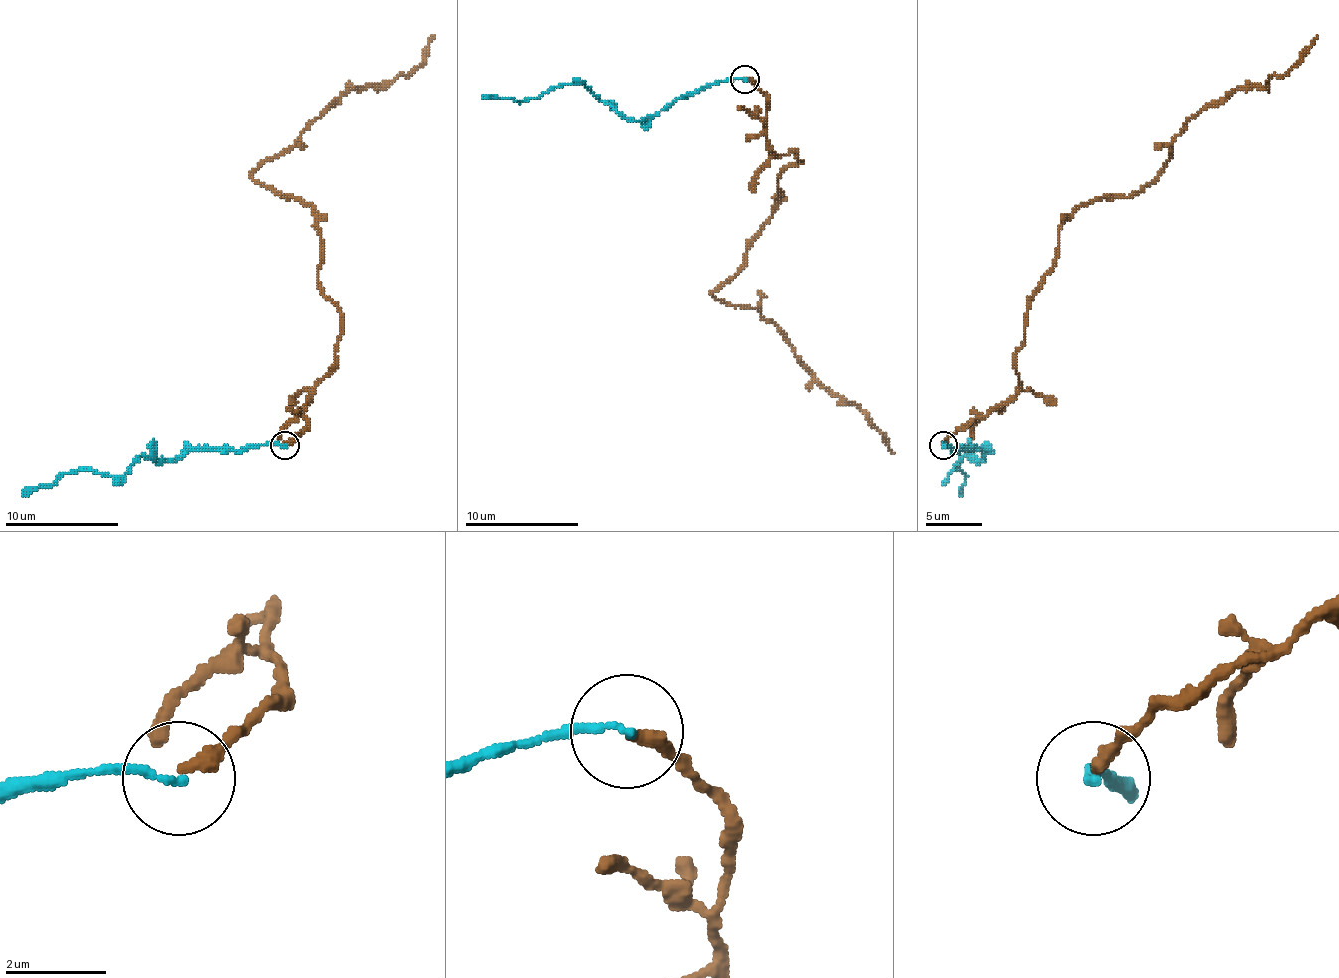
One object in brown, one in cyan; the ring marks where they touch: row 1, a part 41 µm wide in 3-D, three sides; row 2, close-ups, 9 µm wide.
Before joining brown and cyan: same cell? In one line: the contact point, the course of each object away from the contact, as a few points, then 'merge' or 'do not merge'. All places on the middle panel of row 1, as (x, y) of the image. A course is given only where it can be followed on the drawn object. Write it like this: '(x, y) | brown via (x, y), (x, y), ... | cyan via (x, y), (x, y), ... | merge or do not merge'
(744, 79) | brown via (744, 78), (766, 98), (766, 143), (800, 160), (778, 177), (741, 268), (712, 294), (778, 328), (894, 453) | cyan via (744, 78), (707, 84), (641, 121), (624, 118), (582, 84), (562, 84), (525, 98), (482, 95) | merge

